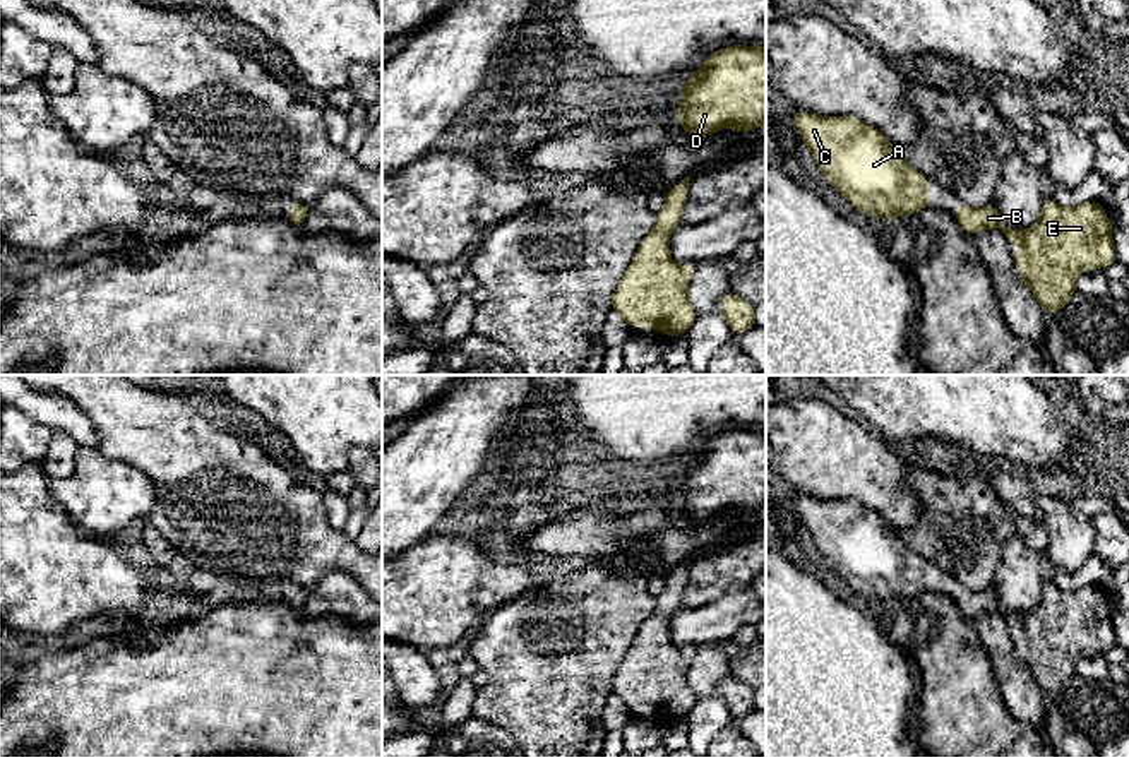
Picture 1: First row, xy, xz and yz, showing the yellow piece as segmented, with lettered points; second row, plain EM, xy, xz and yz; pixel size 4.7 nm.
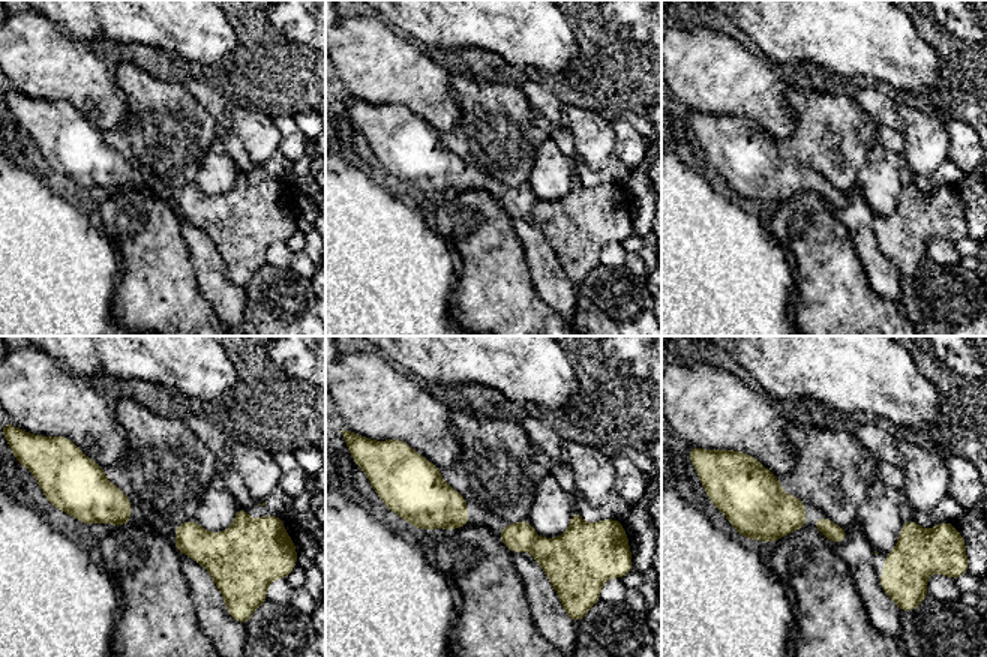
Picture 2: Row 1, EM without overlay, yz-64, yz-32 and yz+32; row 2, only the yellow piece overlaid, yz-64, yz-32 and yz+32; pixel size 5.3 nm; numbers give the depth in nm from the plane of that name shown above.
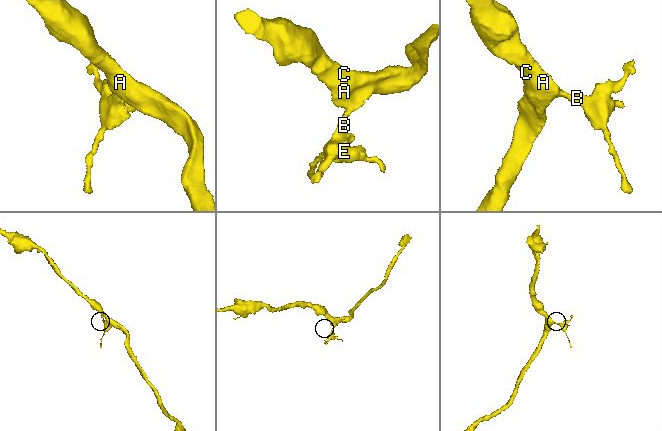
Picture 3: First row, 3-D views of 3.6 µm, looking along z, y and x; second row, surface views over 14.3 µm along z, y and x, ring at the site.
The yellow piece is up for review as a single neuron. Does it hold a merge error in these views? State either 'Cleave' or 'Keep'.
Keep

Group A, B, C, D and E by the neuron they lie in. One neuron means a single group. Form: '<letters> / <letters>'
A B C D E

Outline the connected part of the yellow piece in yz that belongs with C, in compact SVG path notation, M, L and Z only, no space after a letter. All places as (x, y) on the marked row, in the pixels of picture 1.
M793 108L800 139L809 146L824 178L865 216L901 219L930 206L929 178L910 168L899 149L875 127L857 116L819 116Z

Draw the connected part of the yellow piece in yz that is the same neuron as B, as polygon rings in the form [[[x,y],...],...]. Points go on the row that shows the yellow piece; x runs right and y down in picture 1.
[[[1052,195],[1045,199],[1040,219],[1028,231],[1006,228],[994,202],[970,209],[958,204],[949,212],[970,235],[995,226],[1006,235],[1009,248],[1016,241],[1026,245],[1013,259],[1018,274],[1047,313],[1057,313],[1078,291],[1076,276],[1081,271],[1107,269],[1117,260],[1112,223],[1098,202],[1066,209]]]

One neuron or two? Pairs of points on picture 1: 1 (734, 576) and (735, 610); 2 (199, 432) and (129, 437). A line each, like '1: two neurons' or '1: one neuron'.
1: two neurons
2: one neuron

